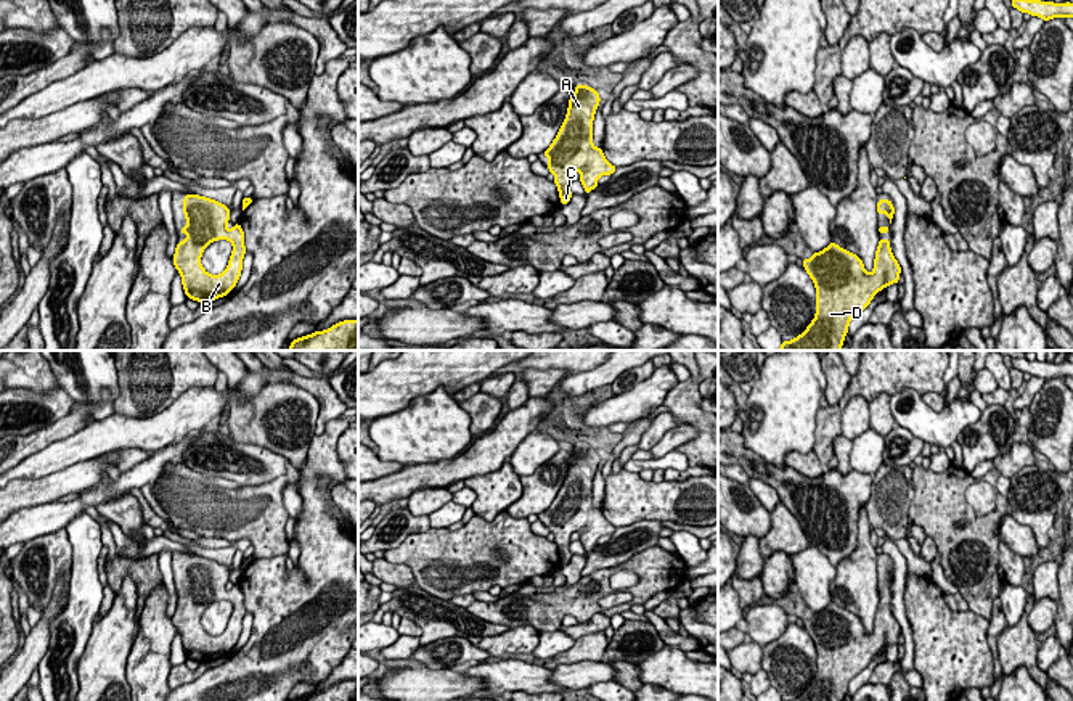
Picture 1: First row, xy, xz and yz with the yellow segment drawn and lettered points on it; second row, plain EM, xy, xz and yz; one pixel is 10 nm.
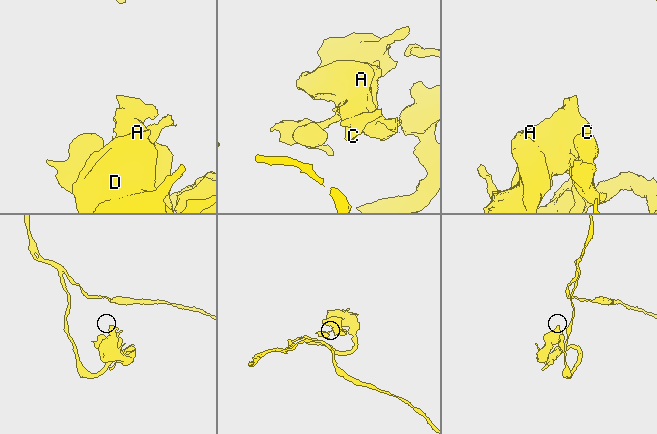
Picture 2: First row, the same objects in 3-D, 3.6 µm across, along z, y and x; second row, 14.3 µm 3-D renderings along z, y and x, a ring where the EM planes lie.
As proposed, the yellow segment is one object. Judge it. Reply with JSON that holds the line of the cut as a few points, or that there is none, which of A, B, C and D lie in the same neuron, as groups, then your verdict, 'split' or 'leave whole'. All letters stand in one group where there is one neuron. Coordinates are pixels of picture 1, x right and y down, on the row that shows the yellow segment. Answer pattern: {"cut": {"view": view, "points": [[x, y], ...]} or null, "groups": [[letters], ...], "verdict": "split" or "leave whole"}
{"cut": null, "groups": [["A", "B", "C", "D"]], "verdict": "leave whole"}

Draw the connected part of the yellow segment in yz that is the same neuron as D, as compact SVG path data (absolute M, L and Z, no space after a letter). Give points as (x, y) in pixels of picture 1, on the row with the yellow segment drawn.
M890 240L879 241L871 273L858 256L834 241L811 259L803 259L803 267L816 286L816 315L800 336L782 341L777 350L840 350L850 320L880 289L898 283L901 272Z

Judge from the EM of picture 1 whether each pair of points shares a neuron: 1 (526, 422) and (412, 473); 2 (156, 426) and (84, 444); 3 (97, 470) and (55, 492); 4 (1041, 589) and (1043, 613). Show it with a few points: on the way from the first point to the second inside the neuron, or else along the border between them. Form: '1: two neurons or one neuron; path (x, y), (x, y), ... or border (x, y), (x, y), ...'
1: one neuron; path (497, 446), (474, 462), (440, 473)
2: one neuron; path (138, 433), (101, 436)
3: one neuron; path (87, 473), (65, 483)
4: two neurons; border (1056, 600), (1038, 598), (1035, 602)

